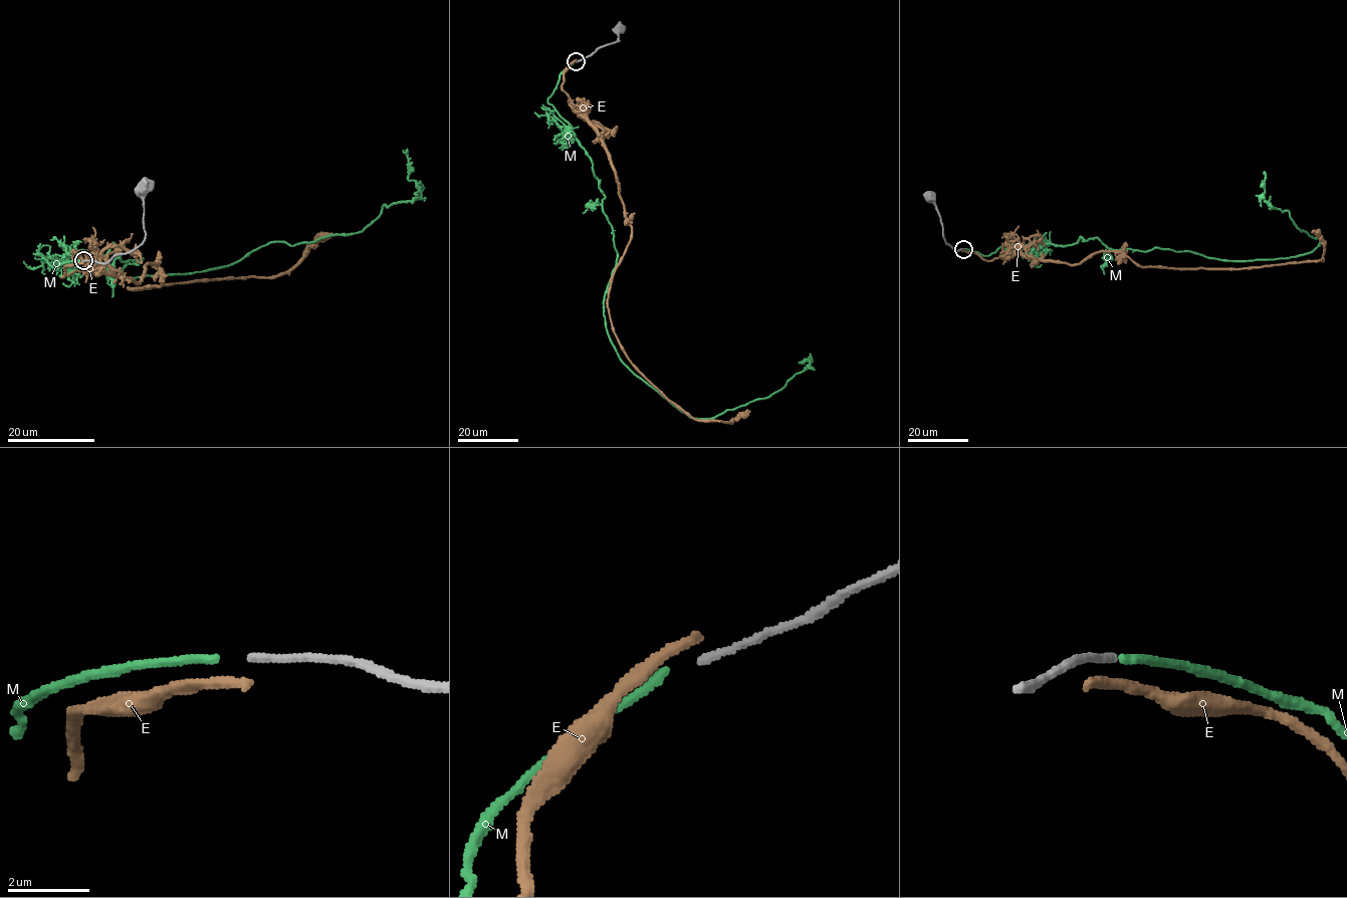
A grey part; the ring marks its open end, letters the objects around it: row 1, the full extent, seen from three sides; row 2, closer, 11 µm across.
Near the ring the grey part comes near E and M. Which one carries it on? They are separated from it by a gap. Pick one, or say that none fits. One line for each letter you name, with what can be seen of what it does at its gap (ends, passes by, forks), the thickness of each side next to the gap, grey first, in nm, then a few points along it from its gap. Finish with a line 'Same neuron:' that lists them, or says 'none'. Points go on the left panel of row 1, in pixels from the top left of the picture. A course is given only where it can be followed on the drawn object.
M: It ends there. Thickness 190 nm (grey) against 200 nm. Its course: (79, 260), (42, 259), (122, 243), (142, 259), (125, 276), (192, 274), (360, 233), (419, 191), (407, 149)
Same neuron: M

